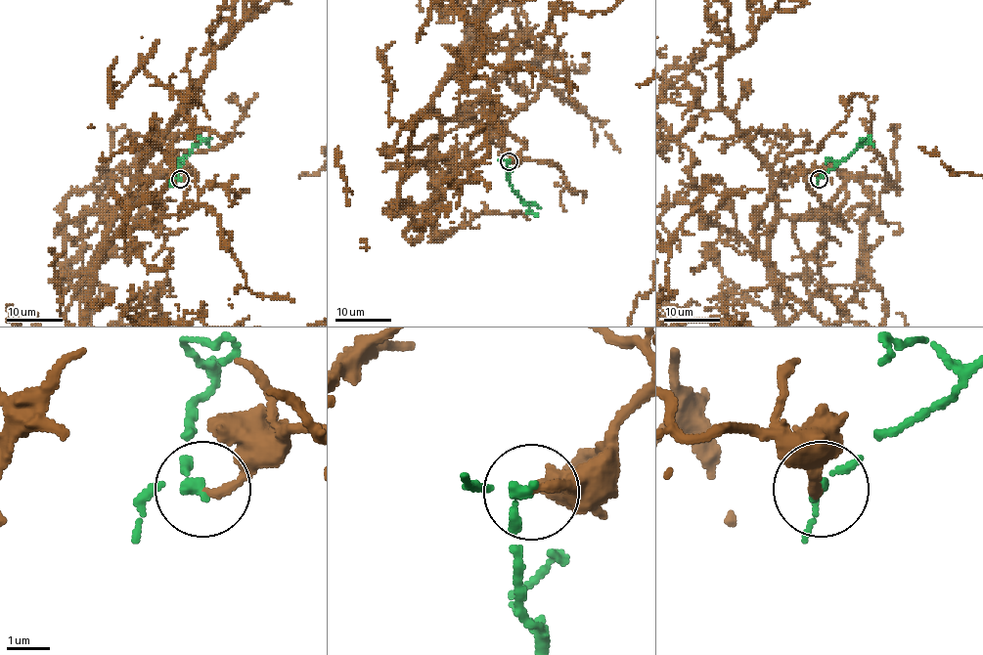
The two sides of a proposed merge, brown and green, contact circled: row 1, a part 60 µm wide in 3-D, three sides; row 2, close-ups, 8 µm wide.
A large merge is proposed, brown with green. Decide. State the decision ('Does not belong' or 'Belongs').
Belongs

